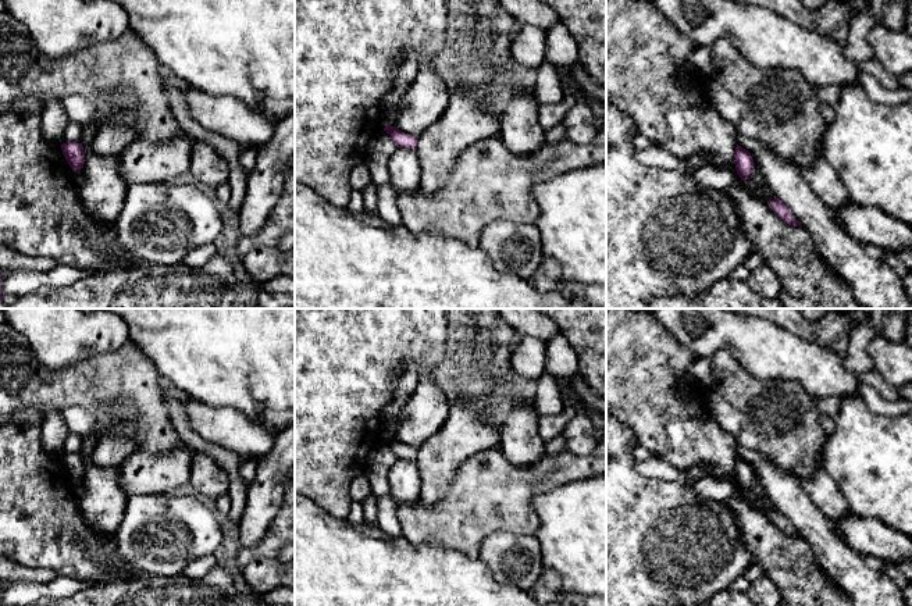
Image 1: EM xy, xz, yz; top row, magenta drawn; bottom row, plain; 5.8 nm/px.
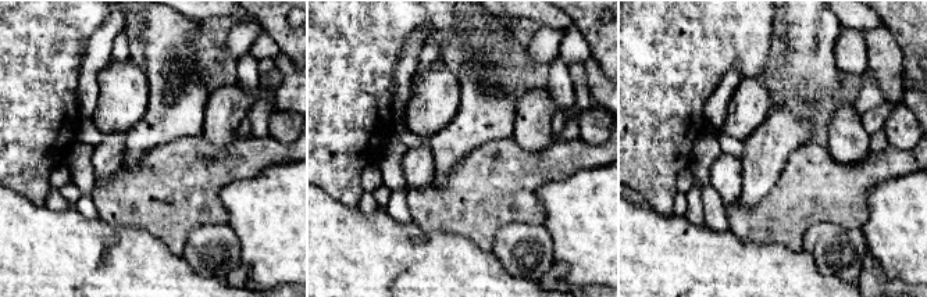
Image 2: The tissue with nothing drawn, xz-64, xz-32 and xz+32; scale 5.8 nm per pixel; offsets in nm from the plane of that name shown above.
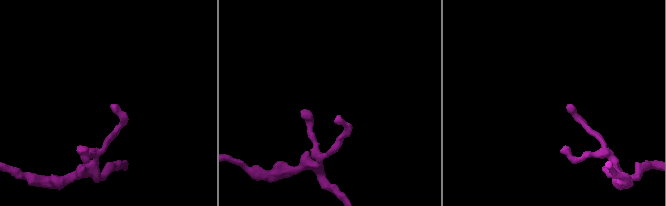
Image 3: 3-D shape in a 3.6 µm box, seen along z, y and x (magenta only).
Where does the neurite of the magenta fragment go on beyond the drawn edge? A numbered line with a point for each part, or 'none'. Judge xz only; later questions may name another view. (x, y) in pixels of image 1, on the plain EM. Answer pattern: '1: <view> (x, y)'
none

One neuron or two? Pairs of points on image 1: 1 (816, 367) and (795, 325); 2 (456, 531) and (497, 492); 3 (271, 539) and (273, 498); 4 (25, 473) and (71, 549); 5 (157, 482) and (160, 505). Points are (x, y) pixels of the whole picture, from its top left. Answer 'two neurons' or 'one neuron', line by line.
1: two neurons
2: one neuron
3: two neurons
4: one neuron
5: two neurons

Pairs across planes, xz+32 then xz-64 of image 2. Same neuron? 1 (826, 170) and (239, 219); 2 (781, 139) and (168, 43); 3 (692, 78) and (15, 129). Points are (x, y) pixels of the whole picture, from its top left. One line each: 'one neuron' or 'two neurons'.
1: two neurons
2: one neuron
3: one neuron

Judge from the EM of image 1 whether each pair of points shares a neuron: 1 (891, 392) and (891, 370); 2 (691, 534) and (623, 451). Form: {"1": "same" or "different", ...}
{"1": "different", "2": "same"}

